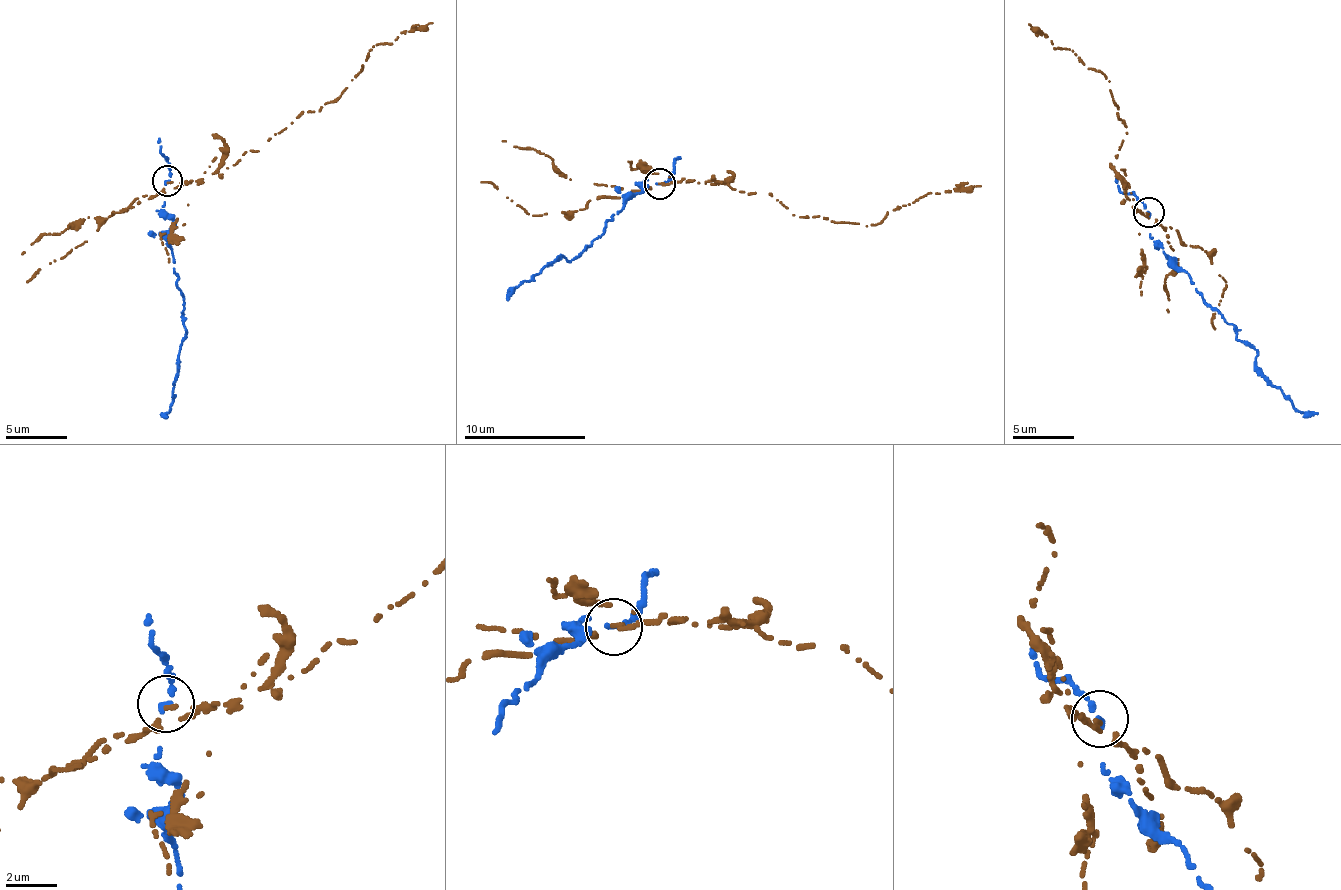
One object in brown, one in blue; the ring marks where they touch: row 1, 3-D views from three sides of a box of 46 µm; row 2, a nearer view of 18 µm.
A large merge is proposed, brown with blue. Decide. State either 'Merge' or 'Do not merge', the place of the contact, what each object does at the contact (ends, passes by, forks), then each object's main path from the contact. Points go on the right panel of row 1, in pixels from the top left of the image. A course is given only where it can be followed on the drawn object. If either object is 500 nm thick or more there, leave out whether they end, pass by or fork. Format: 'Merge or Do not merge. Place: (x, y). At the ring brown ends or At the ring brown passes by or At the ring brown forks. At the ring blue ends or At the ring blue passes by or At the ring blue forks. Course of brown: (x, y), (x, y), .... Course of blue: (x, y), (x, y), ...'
Do not merge. Place: (1148, 212). At the ring brown passes by. At the ring blue ends. Course of brown: (1149, 214), (1124, 192), (1125, 170), (1116, 157), (1127, 127), (1105, 76), (1027, 25). Course of blue: (1149, 211), (1151, 239), (1256, 351), (1255, 370), (1300, 411), (1319, 415)

